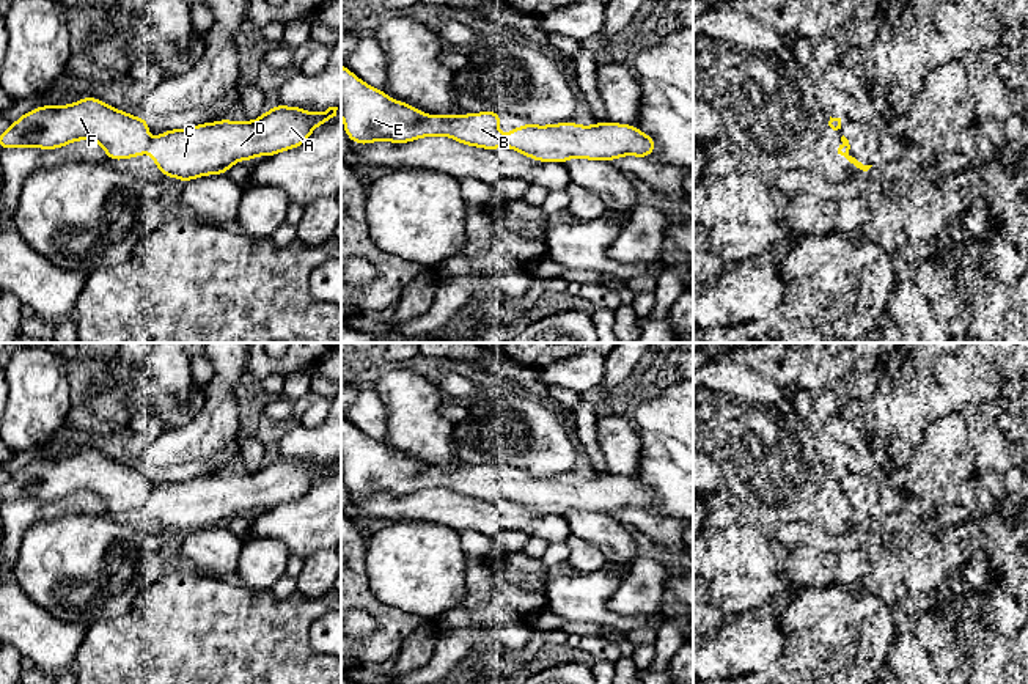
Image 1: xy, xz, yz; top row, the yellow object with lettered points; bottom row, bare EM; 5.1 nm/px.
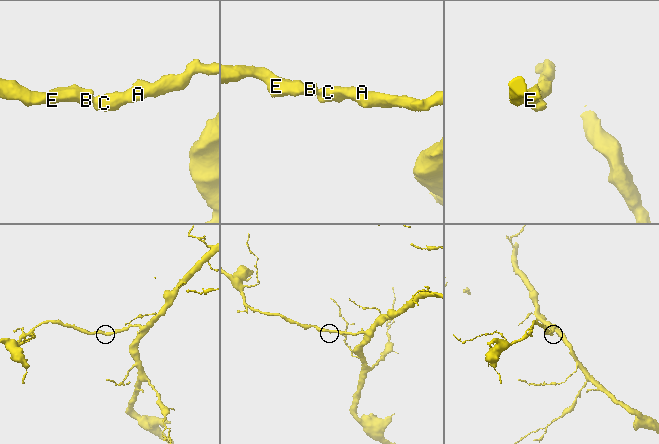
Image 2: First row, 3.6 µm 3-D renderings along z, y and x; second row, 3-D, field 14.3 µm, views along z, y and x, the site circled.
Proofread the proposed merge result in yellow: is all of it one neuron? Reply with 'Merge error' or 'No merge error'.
No merge error

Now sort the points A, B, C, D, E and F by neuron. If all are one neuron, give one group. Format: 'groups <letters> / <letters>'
groups A B C D E F

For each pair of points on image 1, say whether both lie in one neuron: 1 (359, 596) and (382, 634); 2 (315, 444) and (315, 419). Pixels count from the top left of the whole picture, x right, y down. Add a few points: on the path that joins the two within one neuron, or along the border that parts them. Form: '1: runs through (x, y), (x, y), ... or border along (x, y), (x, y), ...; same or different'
1: runs through (368, 603), (382, 617), (382, 625); same
2: border along (324, 420), (315, 426), (301, 425); different

